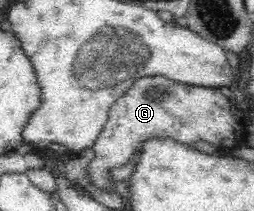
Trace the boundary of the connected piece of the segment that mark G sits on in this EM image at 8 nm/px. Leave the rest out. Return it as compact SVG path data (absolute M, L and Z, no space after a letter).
M165 76L140 78L111 106L104 130L93 146L95 157L87 168L89 180L98 190L110 191L114 186L110 170L126 166L146 140L169 138L190 145L204 140L218 146L222 140L234 138L234 124L236 118L232 115L230 101L220 88L188 85Z

